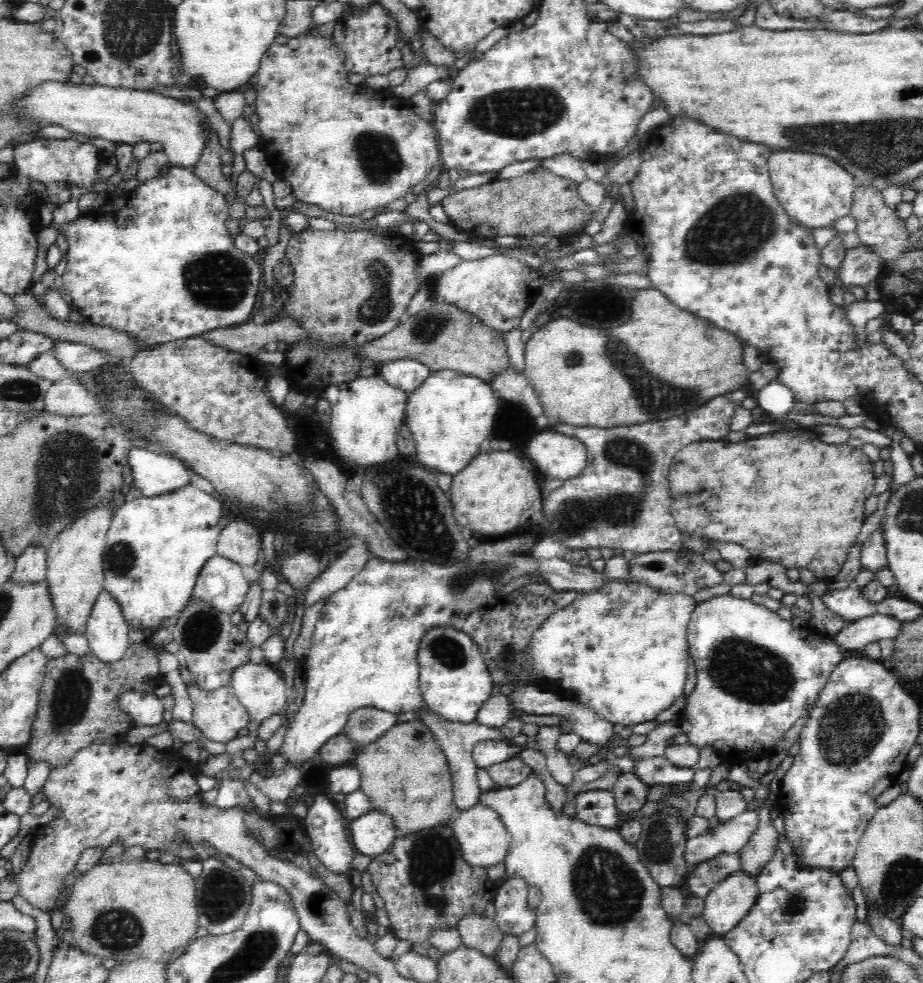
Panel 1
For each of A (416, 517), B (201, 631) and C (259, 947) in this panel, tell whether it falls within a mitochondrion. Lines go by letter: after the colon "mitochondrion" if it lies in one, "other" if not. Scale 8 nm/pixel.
A: mitochondrion
B: mitochondrion
C: mitochondrion

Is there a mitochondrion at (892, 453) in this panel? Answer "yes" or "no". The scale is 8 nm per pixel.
no

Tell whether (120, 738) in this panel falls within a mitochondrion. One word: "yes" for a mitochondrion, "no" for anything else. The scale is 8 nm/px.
no

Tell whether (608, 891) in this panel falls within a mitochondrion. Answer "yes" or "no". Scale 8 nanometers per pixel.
yes

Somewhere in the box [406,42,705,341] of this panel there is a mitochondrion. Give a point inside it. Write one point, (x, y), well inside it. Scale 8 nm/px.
(519, 113)

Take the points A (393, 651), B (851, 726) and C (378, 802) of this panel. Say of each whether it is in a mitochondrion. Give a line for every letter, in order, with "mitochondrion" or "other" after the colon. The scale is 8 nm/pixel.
A: other
B: mitochondrion
C: other

